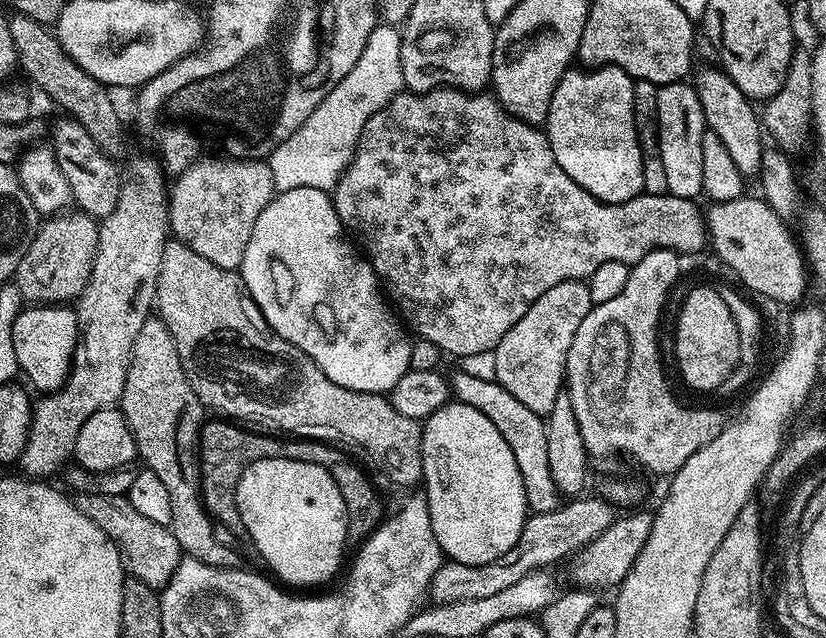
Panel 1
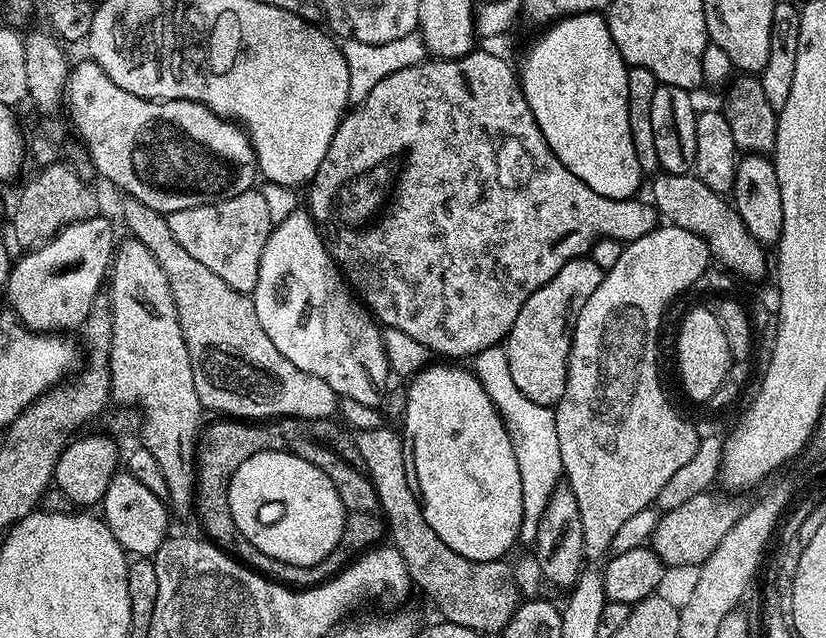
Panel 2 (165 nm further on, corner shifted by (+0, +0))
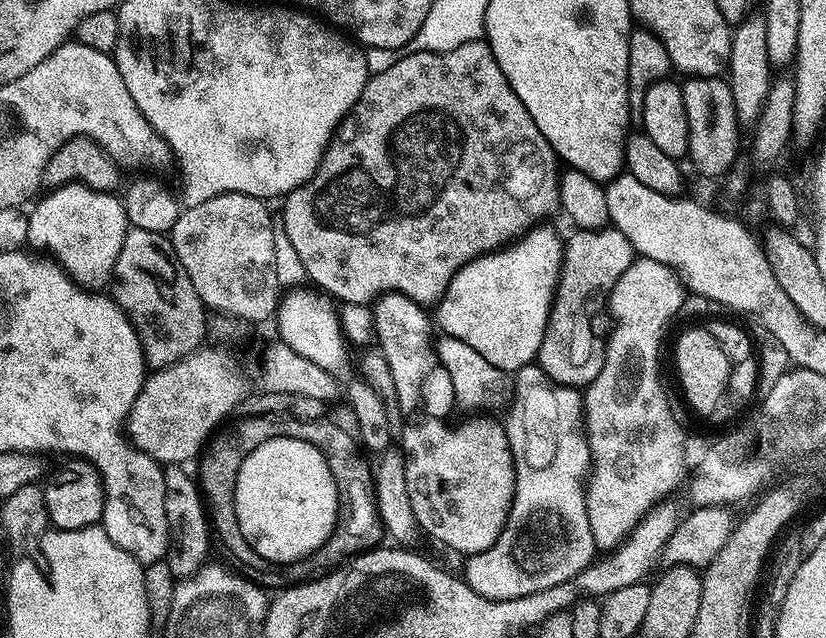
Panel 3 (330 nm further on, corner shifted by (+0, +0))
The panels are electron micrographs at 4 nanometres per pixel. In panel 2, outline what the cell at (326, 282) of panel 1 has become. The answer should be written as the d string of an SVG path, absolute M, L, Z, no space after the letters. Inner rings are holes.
M307 211L291 212L282 223L273 227L266 250L262 250L254 299L262 330L266 330L270 342L274 342L274 346L278 346L278 350L282 350L282 354L286 354L286 358L298 366L298 370L306 370L306 374L322 378L322 382L336 391L337 397L354 398L354 402L375 408L383 405L384 387L388 384L390 369L384 353L381 325L354 295L344 279L344 273L332 259L321 229Z

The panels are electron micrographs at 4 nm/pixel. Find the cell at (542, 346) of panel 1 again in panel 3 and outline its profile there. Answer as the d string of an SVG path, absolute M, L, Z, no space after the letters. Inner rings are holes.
M616 227L596 230L576 230L562 244L560 275L556 282L552 307L548 309L548 325L542 338L538 367L553 385L569 390L587 389L602 370L602 356L592 337L592 320L588 317L588 303L599 292L607 293L632 264L634 251L630 240Z

